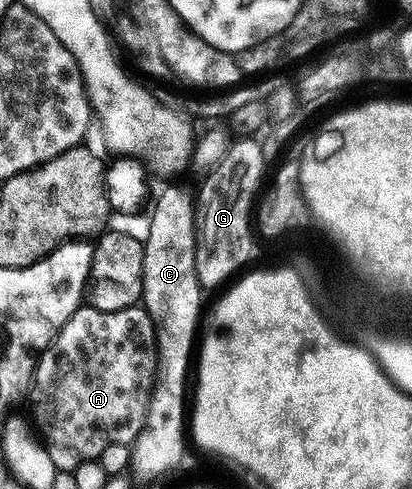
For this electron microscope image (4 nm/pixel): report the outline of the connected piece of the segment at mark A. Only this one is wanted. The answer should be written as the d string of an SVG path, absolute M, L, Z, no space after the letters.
M80 307L59 329L51 344L38 354L29 401L35 404L35 421L39 424L47 457L59 471L74 471L81 463L99 458L109 443L131 445L143 429L147 398L151 392L157 350L155 324L142 307L97 309Z

